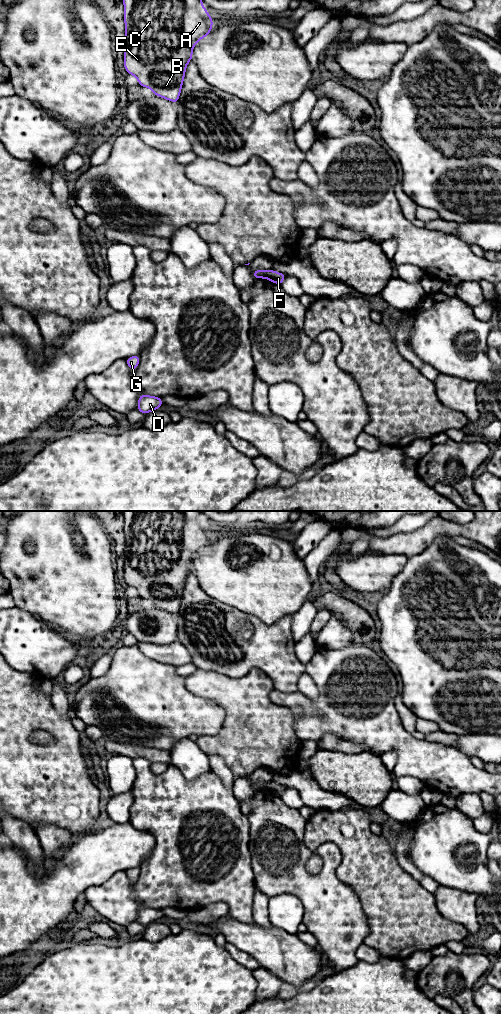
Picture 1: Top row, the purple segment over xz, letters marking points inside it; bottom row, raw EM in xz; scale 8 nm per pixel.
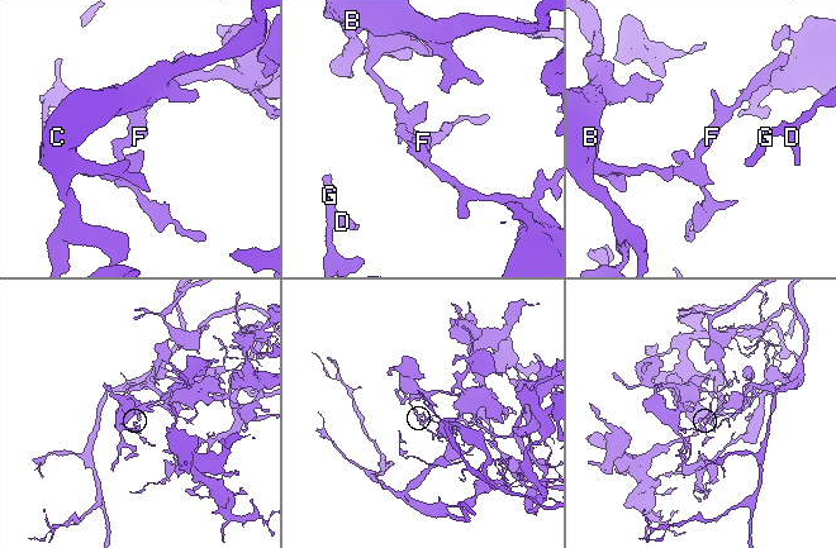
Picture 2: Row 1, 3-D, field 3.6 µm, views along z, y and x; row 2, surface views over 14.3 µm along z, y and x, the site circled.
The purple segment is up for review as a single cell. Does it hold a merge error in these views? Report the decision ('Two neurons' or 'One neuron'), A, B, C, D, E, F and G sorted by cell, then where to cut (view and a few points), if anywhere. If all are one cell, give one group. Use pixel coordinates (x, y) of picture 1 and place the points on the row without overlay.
Two neurons. Groups: A B C E / D F G. Split along xz (265, 783), (262, 788)

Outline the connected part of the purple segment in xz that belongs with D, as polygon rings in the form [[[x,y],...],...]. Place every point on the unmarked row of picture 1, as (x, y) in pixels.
[[[144,906],[139,907],[139,913],[137,917],[137,922],[142,924],[143,926],[149,925],[153,922],[158,922],[164,914],[160,909],[153,909]]]

